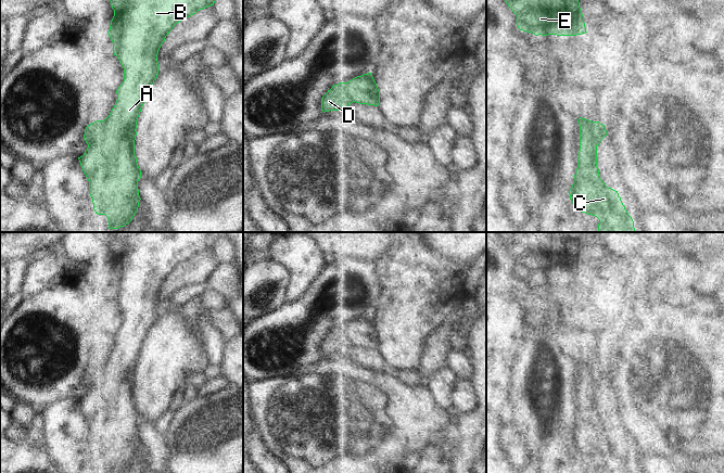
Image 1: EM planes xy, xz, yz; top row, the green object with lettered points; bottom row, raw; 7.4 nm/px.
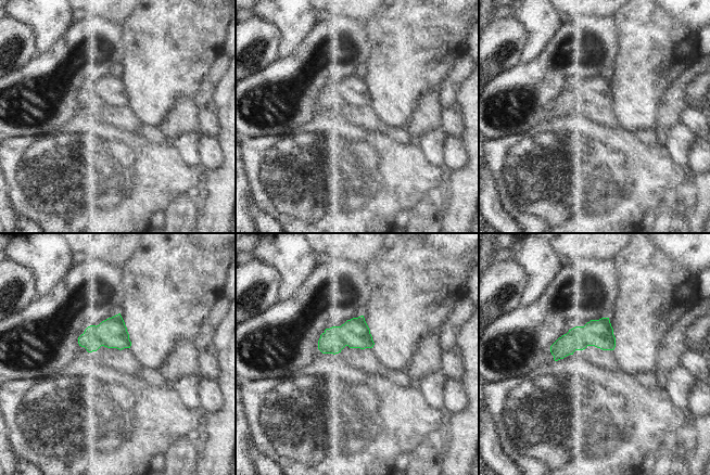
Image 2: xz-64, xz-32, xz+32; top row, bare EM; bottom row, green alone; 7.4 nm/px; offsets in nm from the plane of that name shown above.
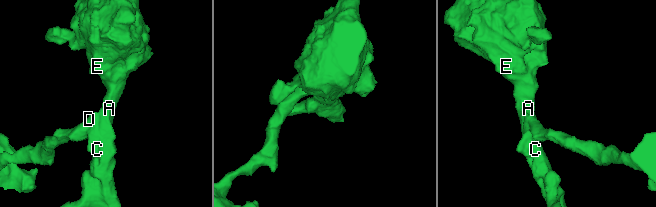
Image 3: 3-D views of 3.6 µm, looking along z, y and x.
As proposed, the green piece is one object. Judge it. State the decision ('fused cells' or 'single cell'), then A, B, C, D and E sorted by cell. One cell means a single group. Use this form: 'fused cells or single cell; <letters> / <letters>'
fused cells; A B C E / D

